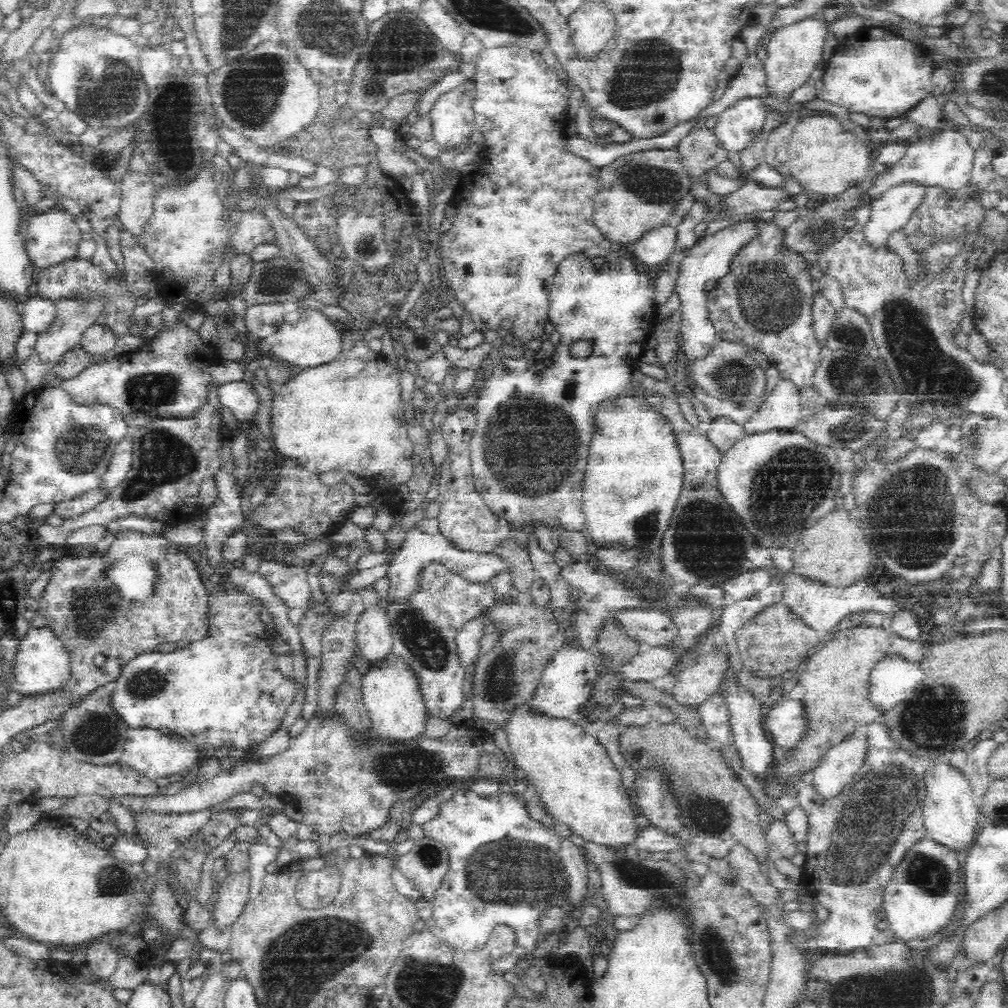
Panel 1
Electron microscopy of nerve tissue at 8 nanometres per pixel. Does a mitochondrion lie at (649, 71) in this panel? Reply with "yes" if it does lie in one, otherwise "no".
yes

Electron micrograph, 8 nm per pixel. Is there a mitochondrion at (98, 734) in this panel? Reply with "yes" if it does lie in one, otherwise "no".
yes

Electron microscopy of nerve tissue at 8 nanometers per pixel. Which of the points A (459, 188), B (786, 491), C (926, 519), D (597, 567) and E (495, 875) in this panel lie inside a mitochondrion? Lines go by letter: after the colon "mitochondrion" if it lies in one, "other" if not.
A: other
B: mitochondrion
C: mitochondrion
D: other
E: mitochondrion

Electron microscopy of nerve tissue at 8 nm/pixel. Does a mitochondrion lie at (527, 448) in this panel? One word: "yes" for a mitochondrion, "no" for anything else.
yes

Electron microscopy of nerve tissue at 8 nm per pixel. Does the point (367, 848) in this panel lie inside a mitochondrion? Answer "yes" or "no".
no

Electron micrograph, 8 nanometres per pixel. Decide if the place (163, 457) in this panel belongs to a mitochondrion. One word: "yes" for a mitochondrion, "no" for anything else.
yes

